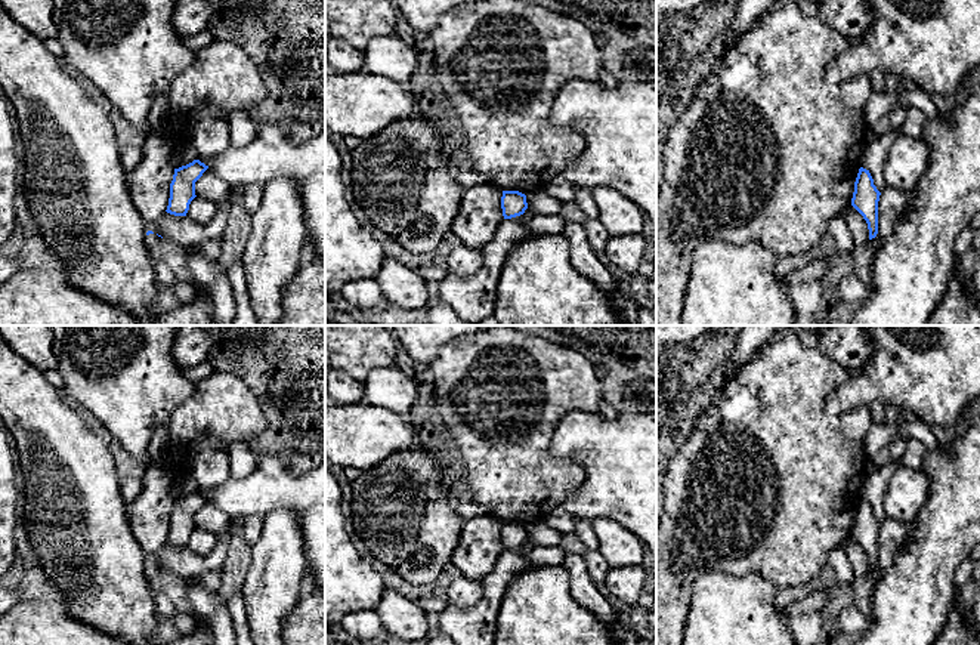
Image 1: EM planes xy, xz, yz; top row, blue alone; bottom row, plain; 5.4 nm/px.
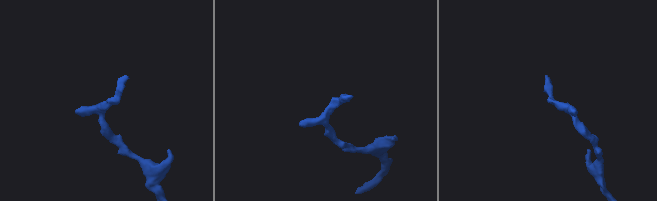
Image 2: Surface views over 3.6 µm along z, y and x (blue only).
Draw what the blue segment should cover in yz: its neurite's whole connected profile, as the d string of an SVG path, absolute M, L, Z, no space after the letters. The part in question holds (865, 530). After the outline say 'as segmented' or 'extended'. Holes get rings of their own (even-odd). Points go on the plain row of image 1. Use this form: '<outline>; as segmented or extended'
M860 499L851 530L851 537L863 547L869 561L869 571L878 565L878 533L881 524L874 516L869 502Z; as segmented

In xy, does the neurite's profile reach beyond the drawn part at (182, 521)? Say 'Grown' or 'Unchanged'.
Unchanged

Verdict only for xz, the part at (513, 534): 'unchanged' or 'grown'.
unchanged

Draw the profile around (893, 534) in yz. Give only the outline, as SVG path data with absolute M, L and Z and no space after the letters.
M885 518L878 533L878 565L869 571L871 578L878 581L891 567L896 555L909 541L912 522L902 522L893 518Z

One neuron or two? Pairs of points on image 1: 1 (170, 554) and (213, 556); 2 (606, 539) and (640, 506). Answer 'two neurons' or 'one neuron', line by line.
1: one neuron
2: two neurons

